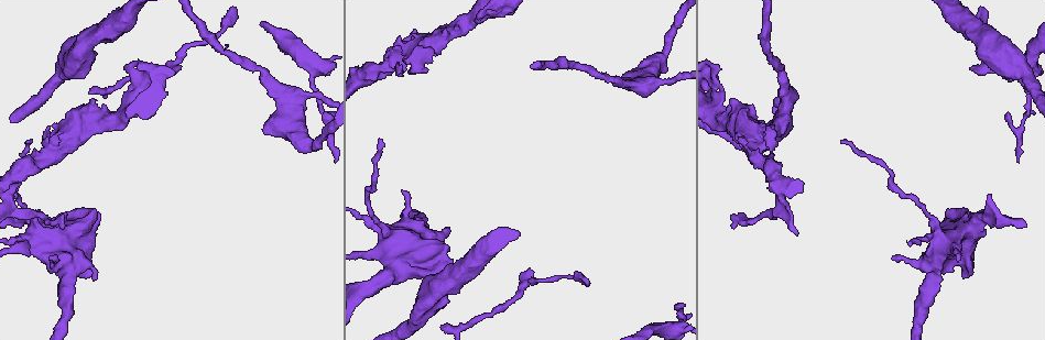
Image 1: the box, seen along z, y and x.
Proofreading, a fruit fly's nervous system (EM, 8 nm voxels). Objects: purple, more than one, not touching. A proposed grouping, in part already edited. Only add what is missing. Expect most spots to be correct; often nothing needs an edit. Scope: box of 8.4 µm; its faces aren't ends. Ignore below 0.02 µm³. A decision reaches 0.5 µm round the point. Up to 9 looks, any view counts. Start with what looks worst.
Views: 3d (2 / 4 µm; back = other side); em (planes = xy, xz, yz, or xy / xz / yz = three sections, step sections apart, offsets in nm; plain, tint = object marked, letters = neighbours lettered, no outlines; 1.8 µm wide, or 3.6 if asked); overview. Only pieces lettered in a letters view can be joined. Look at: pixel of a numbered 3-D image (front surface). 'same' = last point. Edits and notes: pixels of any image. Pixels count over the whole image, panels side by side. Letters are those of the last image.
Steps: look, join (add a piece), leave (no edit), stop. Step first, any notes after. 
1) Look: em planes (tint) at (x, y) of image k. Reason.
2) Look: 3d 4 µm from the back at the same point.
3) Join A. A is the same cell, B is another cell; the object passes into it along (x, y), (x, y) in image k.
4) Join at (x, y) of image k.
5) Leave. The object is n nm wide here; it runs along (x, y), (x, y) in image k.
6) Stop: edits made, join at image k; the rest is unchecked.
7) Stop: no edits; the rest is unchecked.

Look: 3d 4 µm from the back at (780, 202) of image 1. Four arms meet.

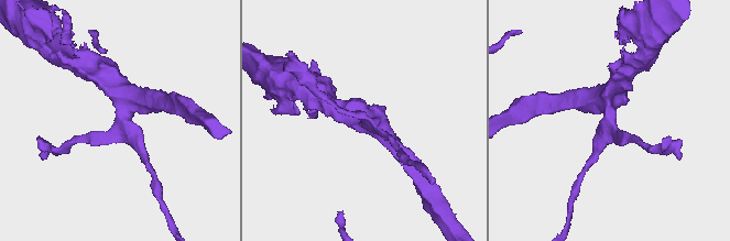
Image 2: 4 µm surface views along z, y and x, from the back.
Look: em 3.6 µm planes (tint) at (612, 121) of image 2. 4 arms meet here.

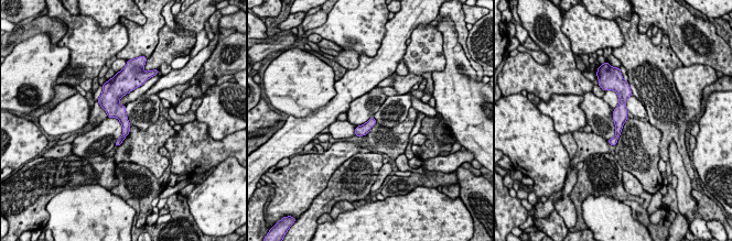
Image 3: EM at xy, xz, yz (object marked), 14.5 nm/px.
Look: em 3.6 µm planes (letters) at the same point.

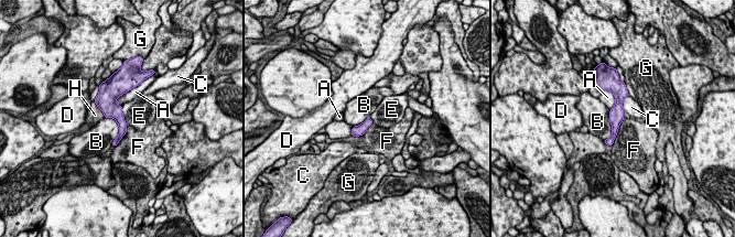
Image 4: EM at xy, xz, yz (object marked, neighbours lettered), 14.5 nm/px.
Leave. A, B, C, D, E, F, G and H are other cells; it runs along (615, 89), (618, 108), (608, 141) in image 4; no lettered piece goes on from it.

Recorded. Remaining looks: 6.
Look: 3d 2 µm at (379, 140) of image 1. Thin end.

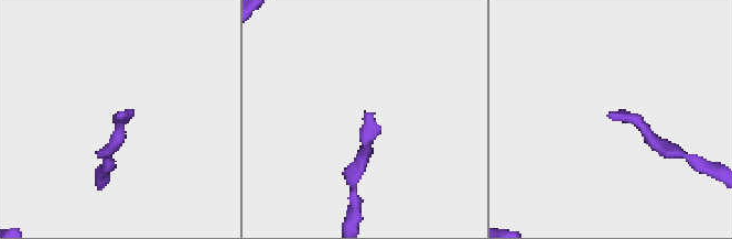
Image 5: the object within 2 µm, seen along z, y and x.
Look: em xy step 16 (tint) at (119, 115) of image 5.

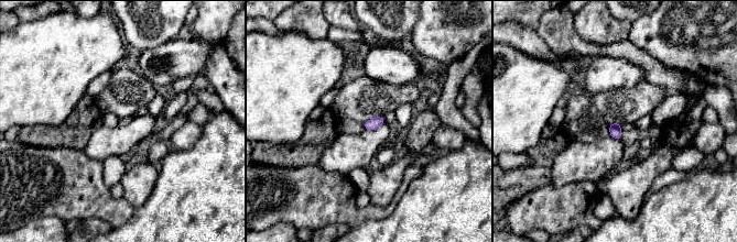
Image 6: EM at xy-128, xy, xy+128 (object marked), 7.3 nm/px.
Look: em xy step 16 (letters) at the same point.

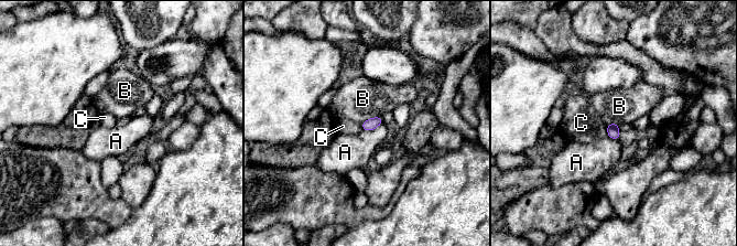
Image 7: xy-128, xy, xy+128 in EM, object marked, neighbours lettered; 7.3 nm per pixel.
Leave. A, B and C are other cells; a border runs along (380, 115), (368, 118), (360, 125) in image 7; no lettered piece goes on from it.

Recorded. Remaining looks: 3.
Look: 3d 2 µm at (552, 277) of image 1. Sudden change in width.

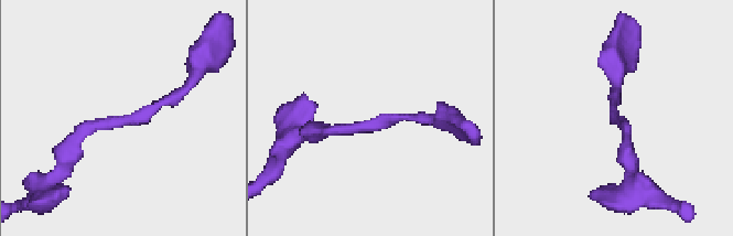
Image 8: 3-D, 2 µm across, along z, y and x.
Look: em xz step 8 (tint) at (366, 125) of image 8. Now the EM.

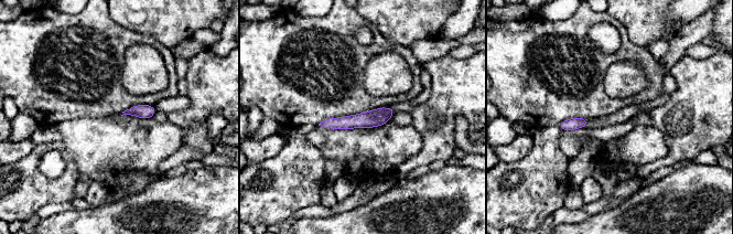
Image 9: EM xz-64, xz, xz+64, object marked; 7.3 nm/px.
Look: em planes (letters) at the same point. Cut it another way.

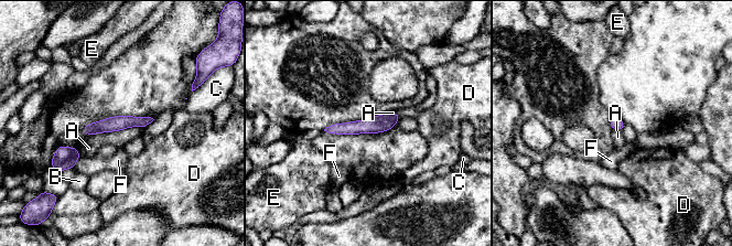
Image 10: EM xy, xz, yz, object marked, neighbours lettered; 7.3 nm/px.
Leave. A, B, C, D, E and F are other cells; no lettered piece goes on from it.

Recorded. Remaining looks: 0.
Stop: no edits; the rest is unchecked.

